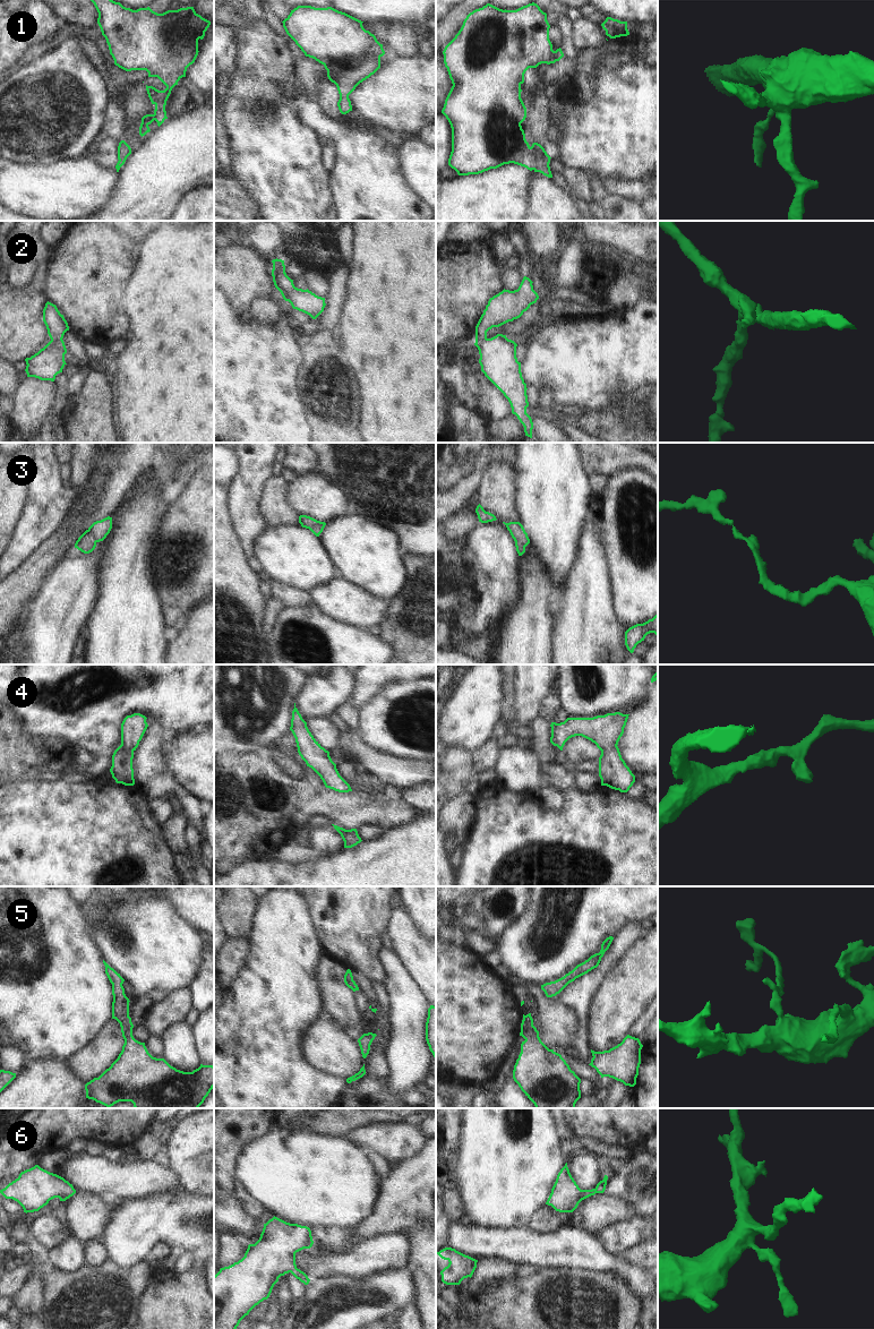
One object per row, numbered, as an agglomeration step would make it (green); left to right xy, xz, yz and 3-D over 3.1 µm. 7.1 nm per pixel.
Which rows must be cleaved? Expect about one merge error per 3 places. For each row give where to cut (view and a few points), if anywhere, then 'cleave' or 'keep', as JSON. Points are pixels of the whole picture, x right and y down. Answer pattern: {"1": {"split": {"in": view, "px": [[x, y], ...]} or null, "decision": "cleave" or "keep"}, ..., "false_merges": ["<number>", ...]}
{"1": {"split": null, "decision": "keep"}, "2": {"split": {"in": "xz", "px": [[283, 263], [280, 267], [273, 268]]}, "decision": "cleave"}, "3": {"split": null, "decision": "keep"}, "4": {"split": null, "decision": "keep"}, "5": {"split": null, "decision": "keep"}, "6": {"split": null, "decision": "keep"}, "false_merges": ["2"]}

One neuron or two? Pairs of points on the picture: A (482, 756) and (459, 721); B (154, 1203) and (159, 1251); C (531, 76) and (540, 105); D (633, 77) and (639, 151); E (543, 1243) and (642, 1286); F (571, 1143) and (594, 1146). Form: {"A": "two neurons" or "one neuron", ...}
{"A": "two neurons", "B": "two neurons", "C": "two neurons", "D": "one neuron", "E": "one neuron", "F": "one neuron"}

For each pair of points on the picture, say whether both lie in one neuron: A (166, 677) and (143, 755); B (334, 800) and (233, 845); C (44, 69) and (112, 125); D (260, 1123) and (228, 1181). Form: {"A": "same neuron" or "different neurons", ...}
{"A": "different neurons", "B": "same neuron", "C": "different neurons", "D": "same neuron"}

